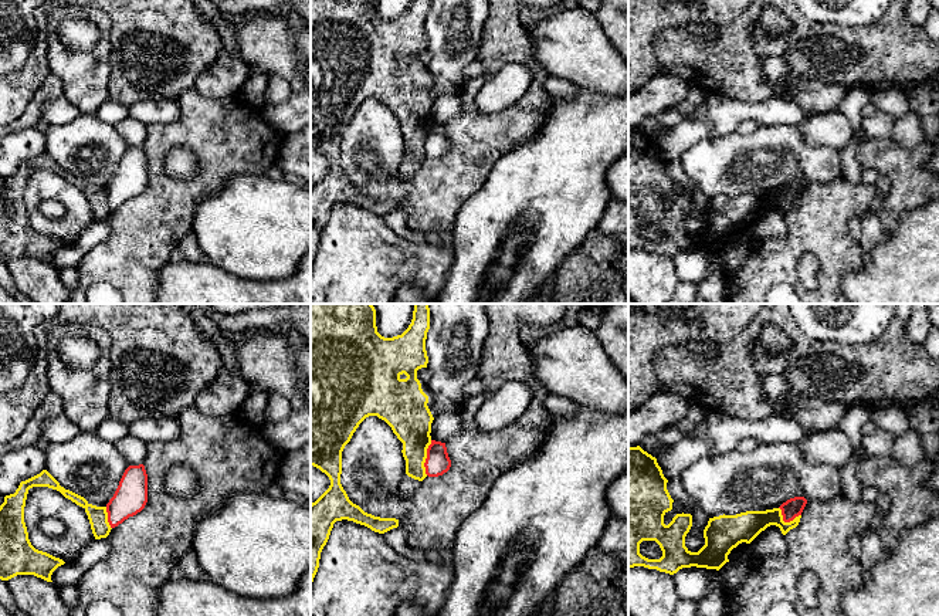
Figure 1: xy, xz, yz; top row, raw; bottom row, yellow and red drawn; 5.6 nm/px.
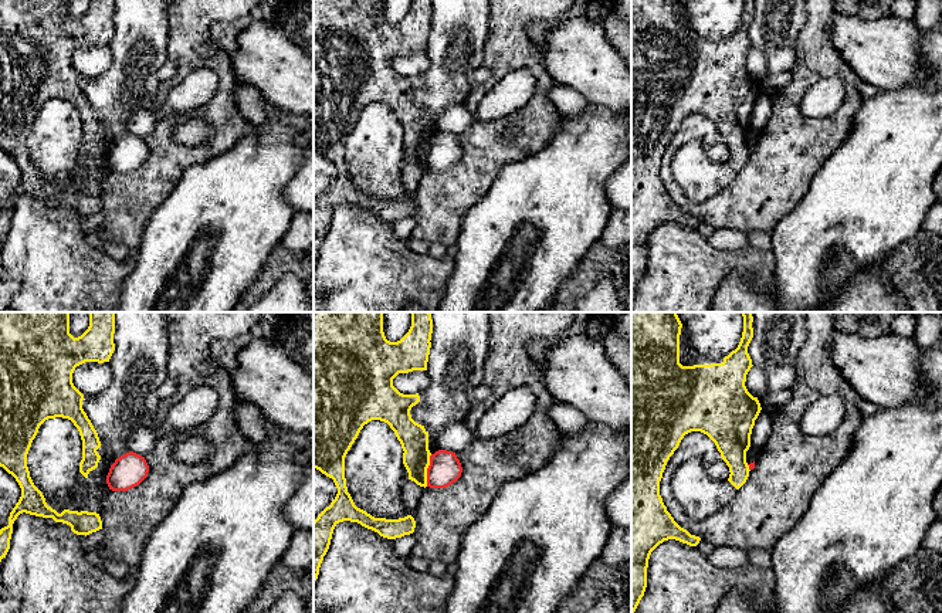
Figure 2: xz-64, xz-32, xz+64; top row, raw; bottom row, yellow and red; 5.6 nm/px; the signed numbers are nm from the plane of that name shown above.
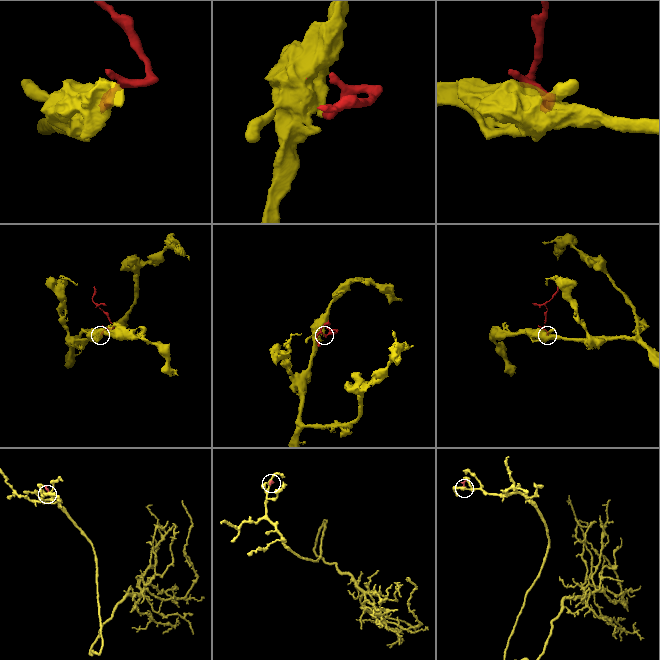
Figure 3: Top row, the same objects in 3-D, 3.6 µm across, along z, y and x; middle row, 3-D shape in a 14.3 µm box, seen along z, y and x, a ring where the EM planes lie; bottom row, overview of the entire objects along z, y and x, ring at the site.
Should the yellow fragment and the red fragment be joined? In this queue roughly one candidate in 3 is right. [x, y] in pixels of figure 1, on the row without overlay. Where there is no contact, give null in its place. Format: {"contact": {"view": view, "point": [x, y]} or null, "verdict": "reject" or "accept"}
{"contact": {"view": "xz", "point": [426, 139]}, "verdict": "reject"}

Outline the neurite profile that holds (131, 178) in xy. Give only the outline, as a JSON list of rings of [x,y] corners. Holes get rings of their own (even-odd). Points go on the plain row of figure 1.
[[[143,146],[129,148],[106,186],[111,210],[140,194],[148,185],[148,156]]]

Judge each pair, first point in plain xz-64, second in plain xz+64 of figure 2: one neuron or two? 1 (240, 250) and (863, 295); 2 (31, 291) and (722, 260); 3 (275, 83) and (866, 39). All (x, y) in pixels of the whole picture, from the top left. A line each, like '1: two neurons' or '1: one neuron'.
1: two neurons
2: one neuron
3: one neuron

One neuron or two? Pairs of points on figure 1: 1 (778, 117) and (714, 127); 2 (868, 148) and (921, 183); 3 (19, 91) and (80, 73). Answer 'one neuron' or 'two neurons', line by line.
1: one neuron
2: one neuron
3: two neurons

